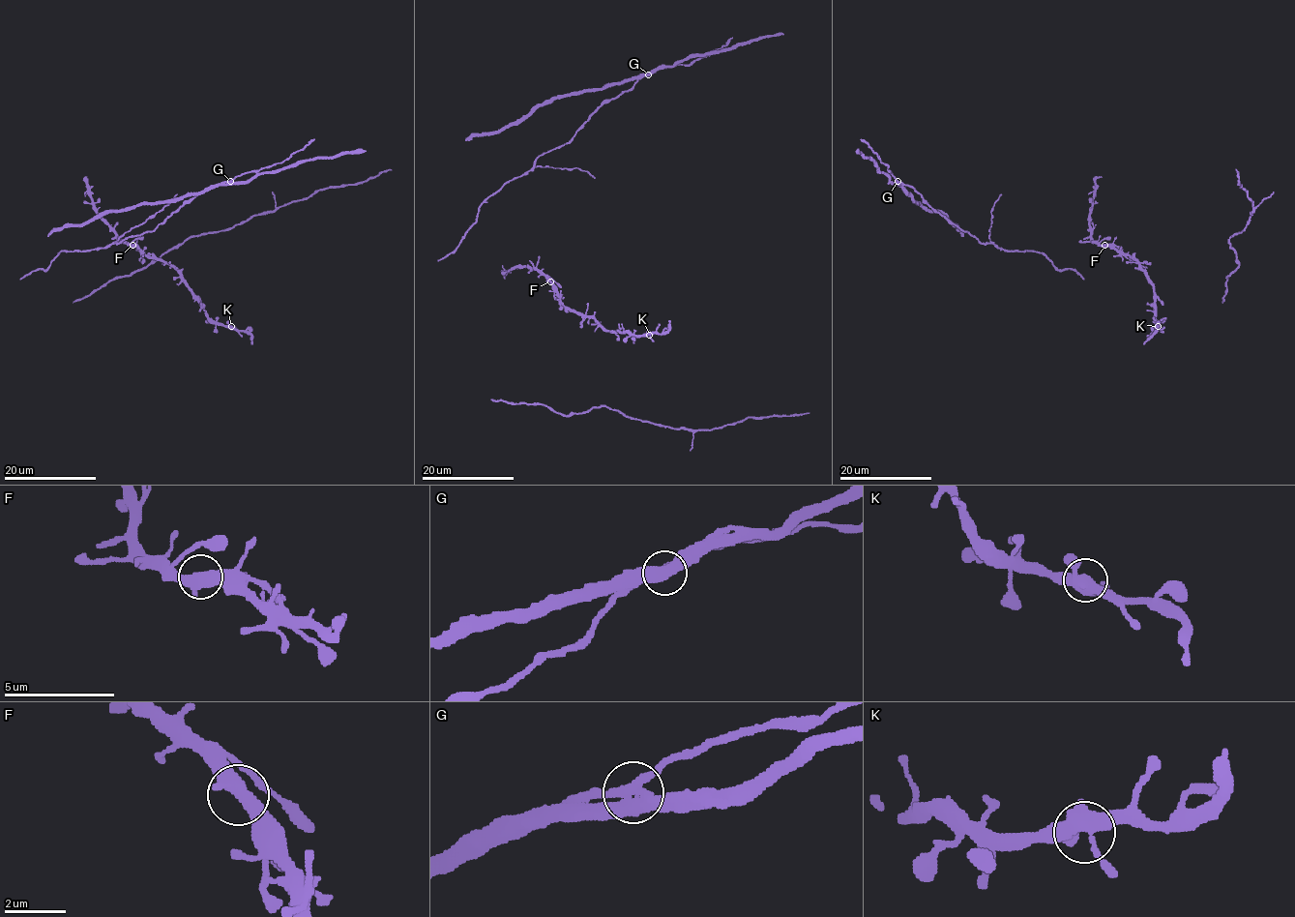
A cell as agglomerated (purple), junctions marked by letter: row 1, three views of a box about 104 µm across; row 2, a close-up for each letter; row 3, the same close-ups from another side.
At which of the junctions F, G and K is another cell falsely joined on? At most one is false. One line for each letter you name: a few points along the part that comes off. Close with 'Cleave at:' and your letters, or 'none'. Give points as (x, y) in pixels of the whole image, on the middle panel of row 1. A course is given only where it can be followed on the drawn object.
G: foreign part runs (649, 74), (591, 90), (553, 96), (498, 131), (473, 133), (465, 140)
Cleave at: G

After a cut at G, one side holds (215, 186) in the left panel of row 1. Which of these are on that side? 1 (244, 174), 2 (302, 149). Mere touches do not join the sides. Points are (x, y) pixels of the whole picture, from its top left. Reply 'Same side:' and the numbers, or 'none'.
Same side: none

